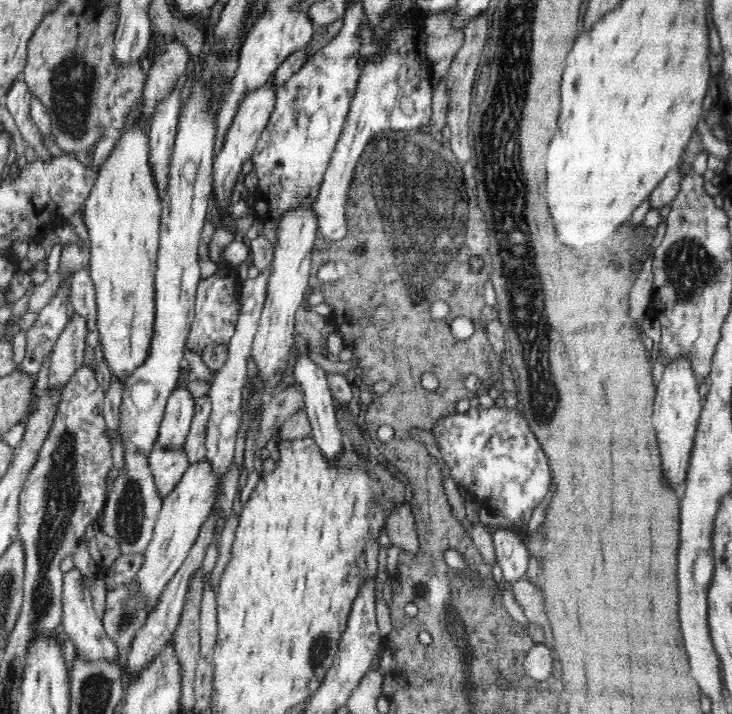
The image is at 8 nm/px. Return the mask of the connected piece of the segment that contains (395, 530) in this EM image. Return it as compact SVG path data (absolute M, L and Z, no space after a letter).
M407 501L400 507L394 507L387 516L385 531L399 550L410 554L410 558L416 558L420 552L420 542L415 529L415 518L410 510Z

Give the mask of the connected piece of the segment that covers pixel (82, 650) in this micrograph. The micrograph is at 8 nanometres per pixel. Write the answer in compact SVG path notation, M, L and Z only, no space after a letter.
M77 567L67 572L63 572L63 589L62 589L62 622L61 625L67 636L73 640L76 648L76 655L84 661L121 661L119 655L116 656L116 648L110 637L106 634L102 619L96 615L92 607L92 594L90 586L80 574Z

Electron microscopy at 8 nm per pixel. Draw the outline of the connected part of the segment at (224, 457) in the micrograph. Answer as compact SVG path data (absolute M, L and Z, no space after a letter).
M272 264L261 271L256 278L243 281L240 314L234 334L227 343L228 357L222 368L217 370L217 374L213 378L207 394L212 402L212 412L210 418L208 418L208 428L206 430L205 458L212 464L220 480L230 470L230 465L234 460L235 443L243 415L242 388L244 388L244 384L247 382L246 372L248 370L246 368L248 368L248 358L251 355L253 338L258 330L262 308L264 308L270 274L272 274Z

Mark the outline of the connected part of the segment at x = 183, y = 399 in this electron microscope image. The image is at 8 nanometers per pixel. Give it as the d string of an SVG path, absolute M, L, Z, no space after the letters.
M187 388L172 390L159 427L158 443L166 451L178 451L185 447L196 406L193 394Z

